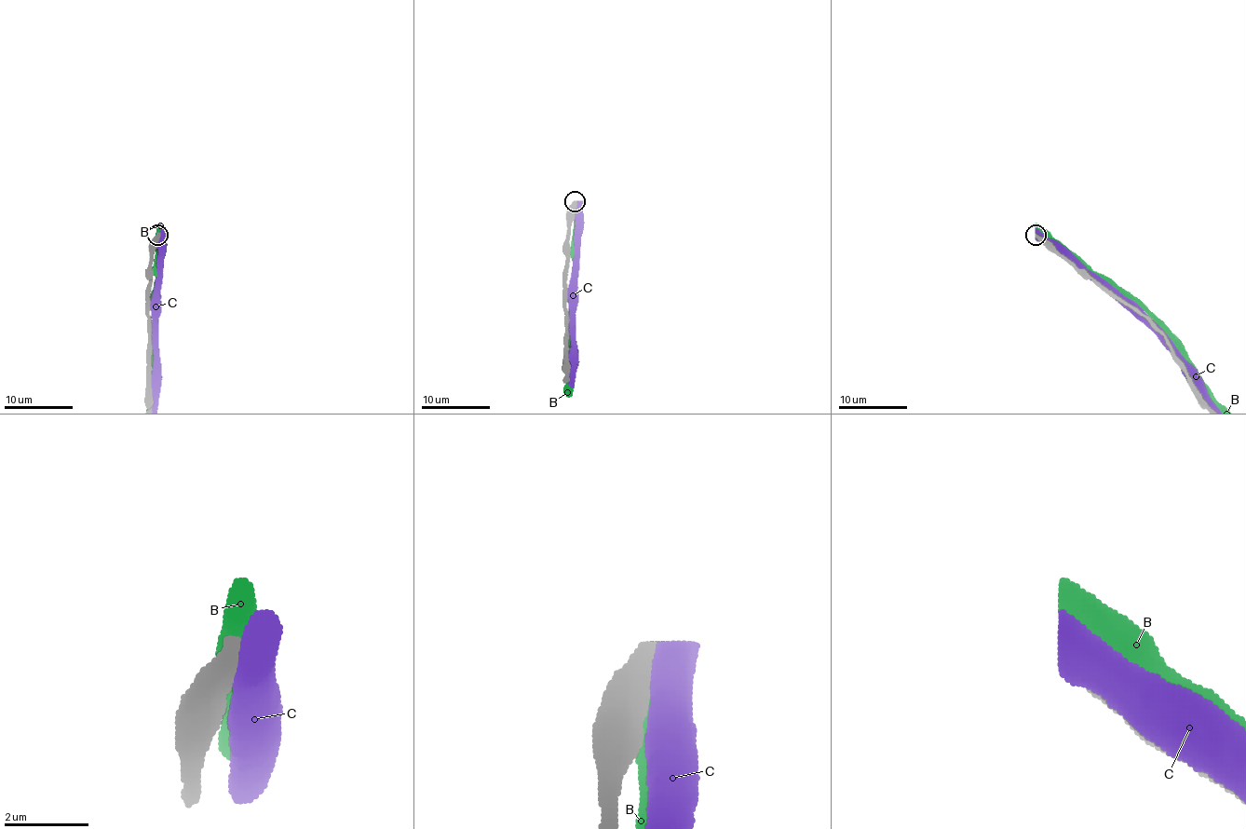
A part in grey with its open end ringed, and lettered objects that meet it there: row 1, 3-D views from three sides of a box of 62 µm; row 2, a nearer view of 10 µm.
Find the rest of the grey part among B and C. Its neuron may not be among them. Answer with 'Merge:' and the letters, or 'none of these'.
Merge: none of these

